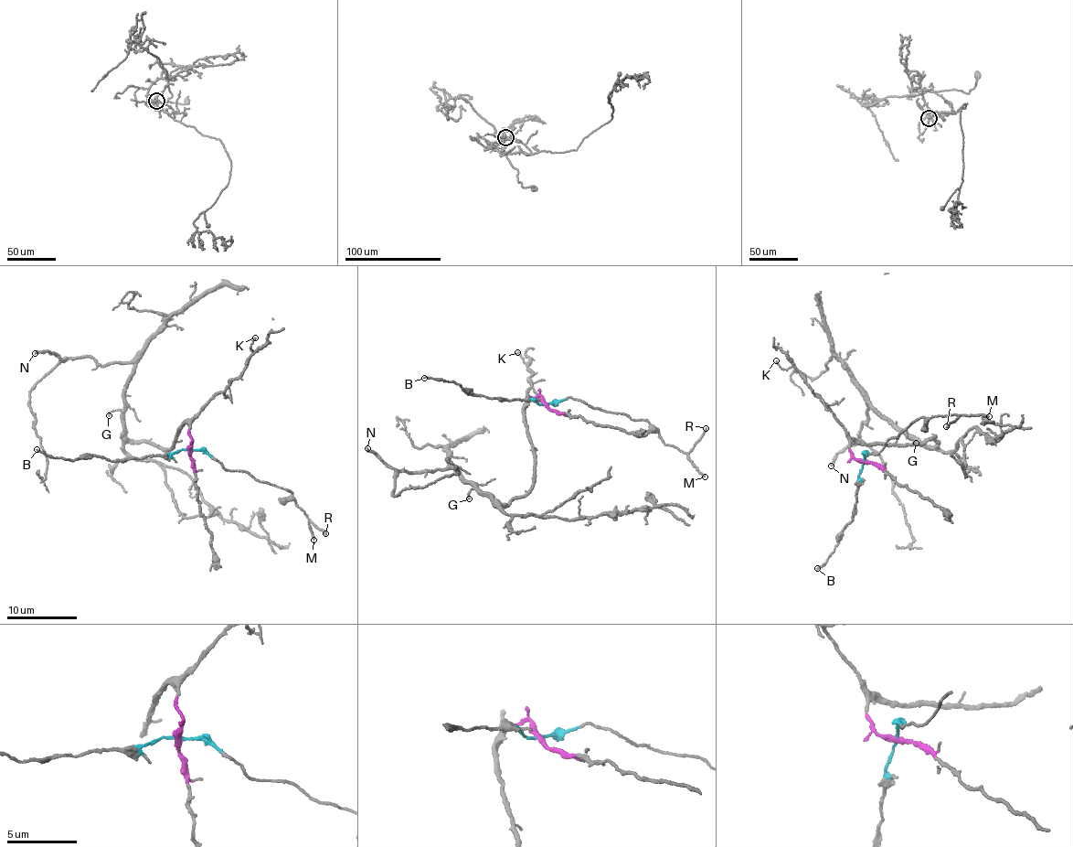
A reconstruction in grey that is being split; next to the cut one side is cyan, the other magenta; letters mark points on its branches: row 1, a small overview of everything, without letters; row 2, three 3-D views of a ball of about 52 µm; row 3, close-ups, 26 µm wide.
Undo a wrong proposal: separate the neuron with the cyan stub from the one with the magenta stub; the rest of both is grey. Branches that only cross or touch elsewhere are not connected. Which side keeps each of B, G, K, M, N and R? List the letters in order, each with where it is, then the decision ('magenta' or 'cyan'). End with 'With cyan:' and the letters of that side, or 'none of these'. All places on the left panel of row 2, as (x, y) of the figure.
B: place (37, 449); cyan
G: place (109, 415); magenta
K: place (255, 337); magenta
M: place (313, 540); cyan
N: place (35, 353); magenta
R: place (325, 533); cyan
With cyan: B, M, R

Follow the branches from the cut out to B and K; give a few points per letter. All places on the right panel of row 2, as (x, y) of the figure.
B: (864, 460), (855, 481), (856, 501), (854, 504), (852, 519), (838, 535), (830, 554), (816, 568)
K: (864, 460), (853, 456), (834, 414), (811, 392), (794, 368), (780, 367), (776, 359)

